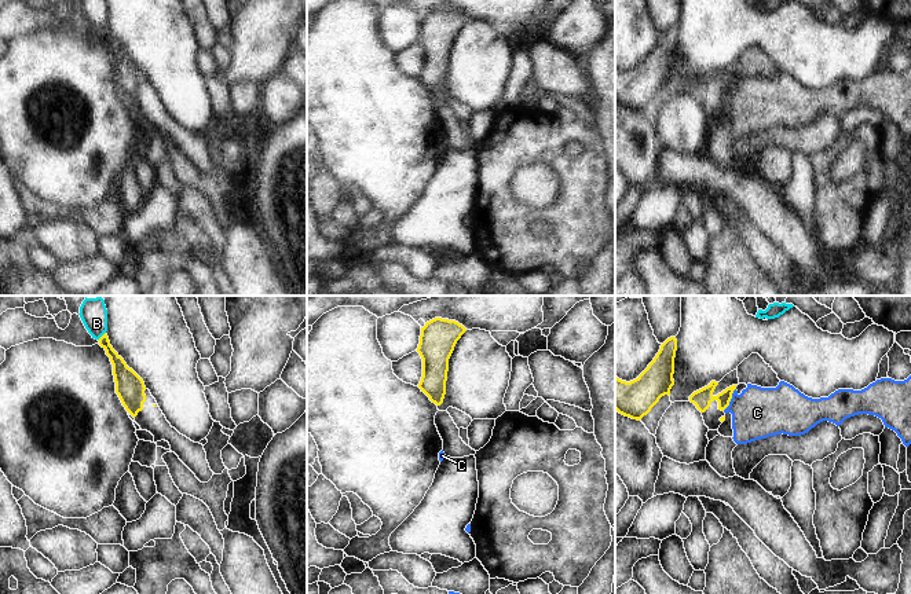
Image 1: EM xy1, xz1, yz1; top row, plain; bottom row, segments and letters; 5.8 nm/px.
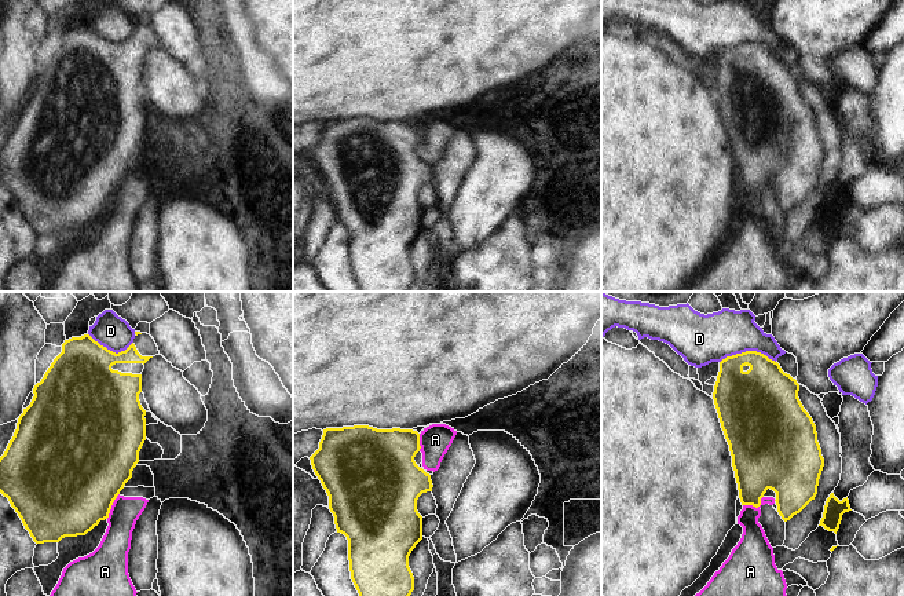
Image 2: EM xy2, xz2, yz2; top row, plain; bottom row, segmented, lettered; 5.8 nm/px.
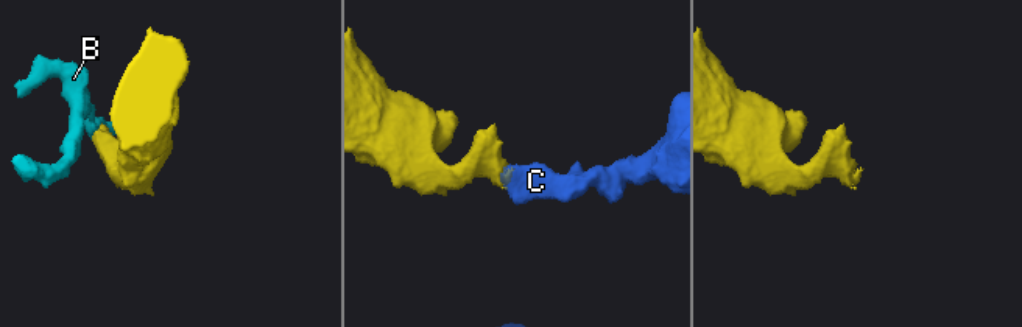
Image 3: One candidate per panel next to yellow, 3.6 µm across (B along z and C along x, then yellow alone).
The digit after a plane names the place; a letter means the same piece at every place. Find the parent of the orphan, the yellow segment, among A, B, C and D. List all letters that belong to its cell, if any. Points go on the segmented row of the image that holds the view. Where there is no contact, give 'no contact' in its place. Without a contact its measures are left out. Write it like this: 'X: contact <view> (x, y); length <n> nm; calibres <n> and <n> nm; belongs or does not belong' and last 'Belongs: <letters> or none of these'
A: contact yz2 (756, 507); length 130 nm; calibres 300 and 200 nm; does not belong
B: contact xy1 (102, 336); length 70 nm; calibres 100 and 160 nm; does not belong
C: contact yz1 (731, 398); length 170 nm; calibres 110 and 300 nm; belongs
D: contact yz2 (747, 351); length 320 nm; calibres 300 and 280 nm; does not belong
Belongs: C

